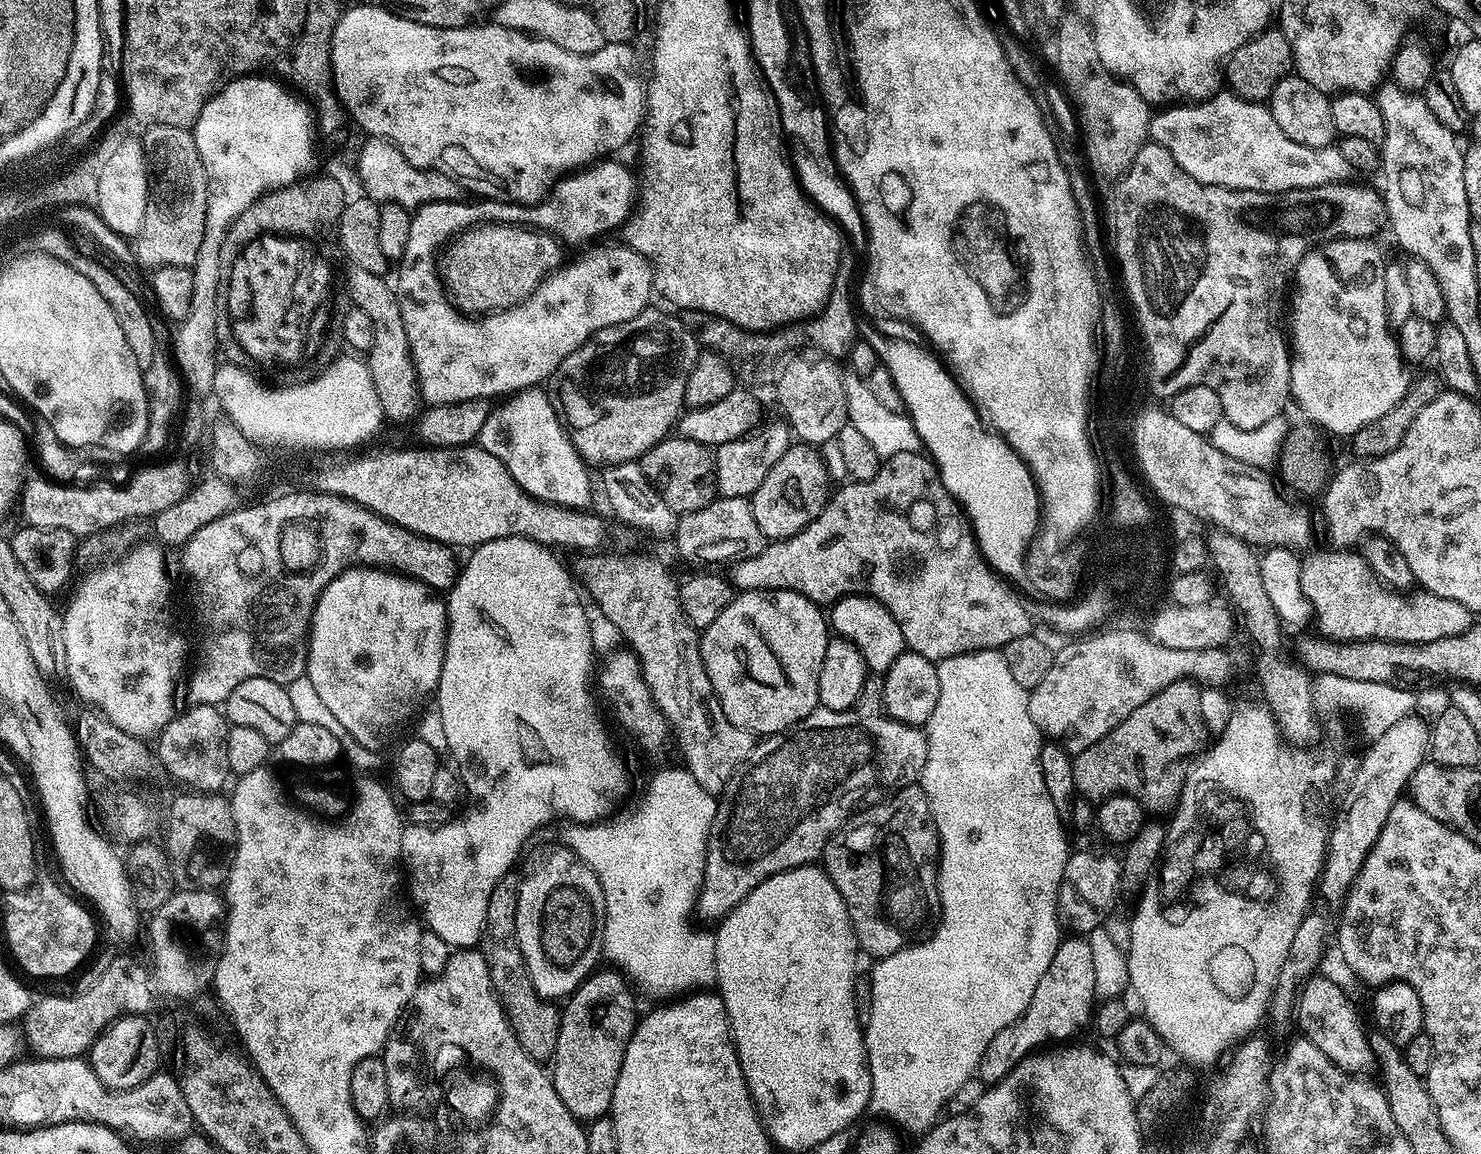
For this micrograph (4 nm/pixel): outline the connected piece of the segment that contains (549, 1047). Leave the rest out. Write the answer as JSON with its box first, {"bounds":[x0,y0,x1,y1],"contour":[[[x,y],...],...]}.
{"bounds":[478,874,561,1062],"contour":[[[516,874],[504,876],[494,886],[494,894],[490,894],[490,902],[486,905],[486,927],[478,948],[486,958],[492,988],[500,997],[500,1004],[508,1015],[508,1025],[514,1030],[522,1050],[526,1050],[531,1060],[548,1062],[556,1055],[561,1009],[553,1001],[538,994],[528,973],[524,955],[520,952],[520,944],[516,940],[519,891],[520,876]]]}

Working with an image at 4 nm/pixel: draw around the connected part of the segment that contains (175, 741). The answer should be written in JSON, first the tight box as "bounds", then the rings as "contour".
{"bounds":[154,704,230,794],"contour":[[[192,704],[188,709],[177,711],[172,720],[155,737],[154,756],[165,768],[173,781],[181,780],[189,784],[189,789],[200,794],[216,794],[230,780],[226,762],[226,738],[228,737],[228,717],[214,704]]]}

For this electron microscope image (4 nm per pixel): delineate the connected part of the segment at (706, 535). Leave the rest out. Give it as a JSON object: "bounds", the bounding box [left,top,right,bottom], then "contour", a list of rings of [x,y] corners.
{"bounds":[675,496,766,566],"contour":[[[720,496],[702,506],[702,510],[683,513],[676,522],[675,540],[682,559],[701,560],[704,566],[727,565],[757,556],[766,543],[758,522],[754,522],[751,499],[743,496]]]}

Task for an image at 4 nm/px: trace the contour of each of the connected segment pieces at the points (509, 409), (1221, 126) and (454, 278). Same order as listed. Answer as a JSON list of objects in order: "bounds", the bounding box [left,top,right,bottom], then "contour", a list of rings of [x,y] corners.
[{"bounds":[479,386,589,506],"contour":[[[540,386],[526,388],[497,404],[481,428],[479,447],[502,461],[506,470],[510,470],[514,482],[537,500],[565,506],[579,505],[579,500],[588,492],[589,469],[577,455],[576,448],[569,443],[547,391]]]},{"bounds":[1148,90,1353,192],"contour":[[[1228,90],[1217,91],[1207,100],[1189,103],[1187,106],[1168,106],[1151,117],[1148,135],[1151,143],[1161,144],[1190,174],[1203,184],[1217,184],[1223,188],[1254,190],[1255,192],[1293,192],[1296,188],[1317,188],[1327,184],[1343,184],[1353,179],[1350,162],[1342,158],[1339,147],[1311,148],[1290,142],[1286,134],[1274,122],[1271,107],[1260,102],[1249,102]]]},{"bounds":[449,223,556,314],"contour":[[[507,223],[485,228],[461,240],[449,263],[449,279],[456,298],[453,303],[468,314],[484,314],[509,308],[524,300],[536,278],[556,262],[551,240],[512,231]]]}]

